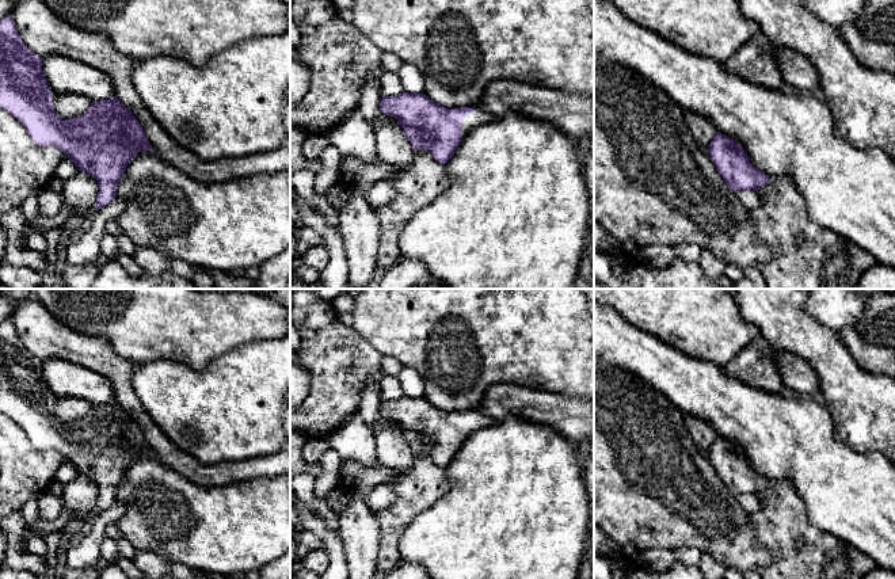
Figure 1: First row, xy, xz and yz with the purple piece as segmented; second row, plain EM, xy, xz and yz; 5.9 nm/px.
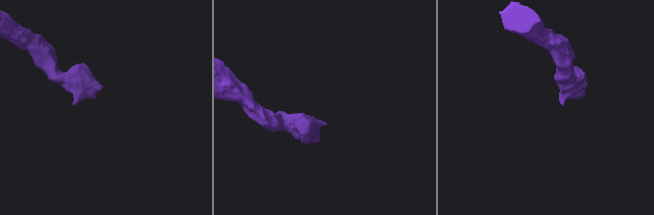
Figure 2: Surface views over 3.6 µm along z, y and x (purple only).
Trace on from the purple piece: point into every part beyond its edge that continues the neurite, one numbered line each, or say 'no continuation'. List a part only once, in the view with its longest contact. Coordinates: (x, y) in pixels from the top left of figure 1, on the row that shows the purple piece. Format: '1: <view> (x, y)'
1: xz (479, 117)

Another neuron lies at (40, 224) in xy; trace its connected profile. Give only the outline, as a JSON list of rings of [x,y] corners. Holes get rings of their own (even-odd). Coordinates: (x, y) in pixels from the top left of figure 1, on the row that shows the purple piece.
[[[62,206],[60,213],[52,218],[46,218],[41,214],[37,214],[31,222],[27,222],[26,229],[23,232],[23,243],[27,247],[26,239],[30,232],[39,232],[43,233],[47,229],[53,228],[65,228],[66,222],[75,213],[68,207]]]

